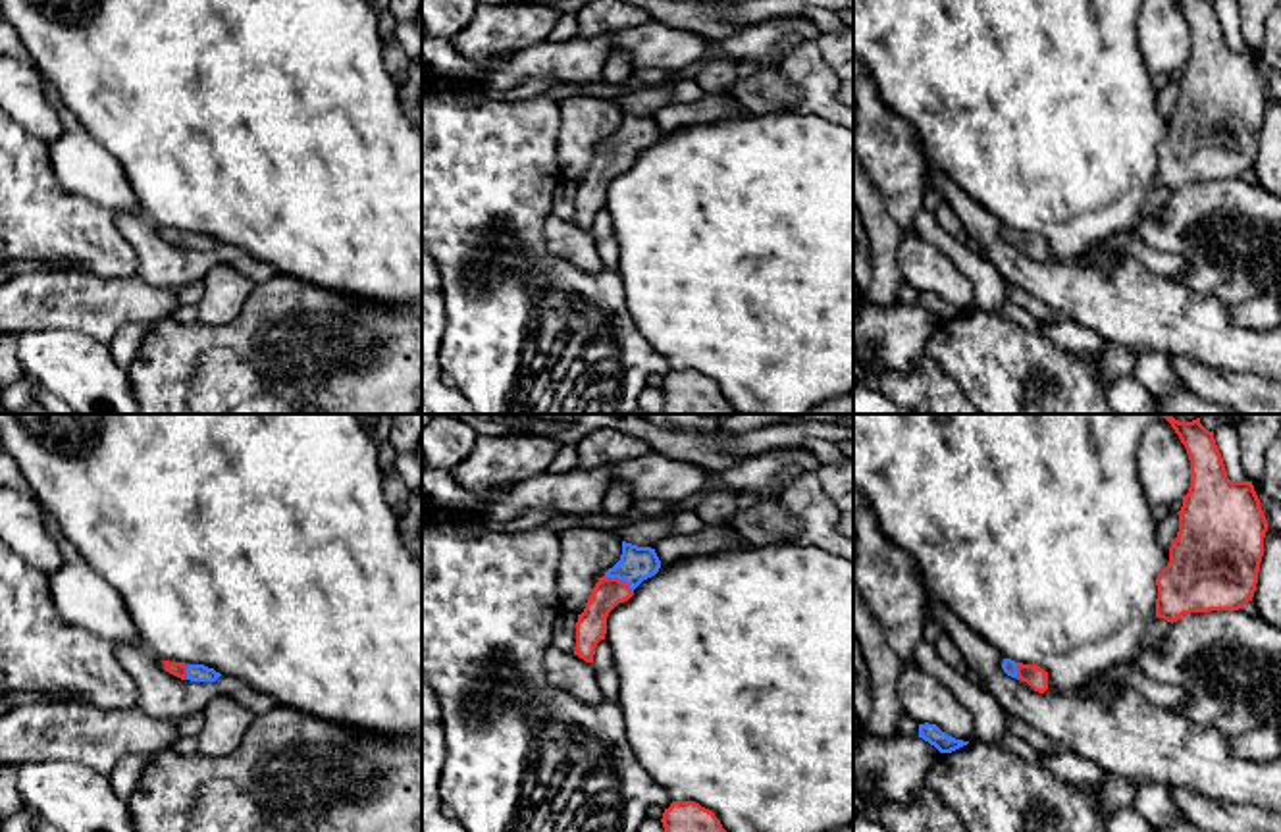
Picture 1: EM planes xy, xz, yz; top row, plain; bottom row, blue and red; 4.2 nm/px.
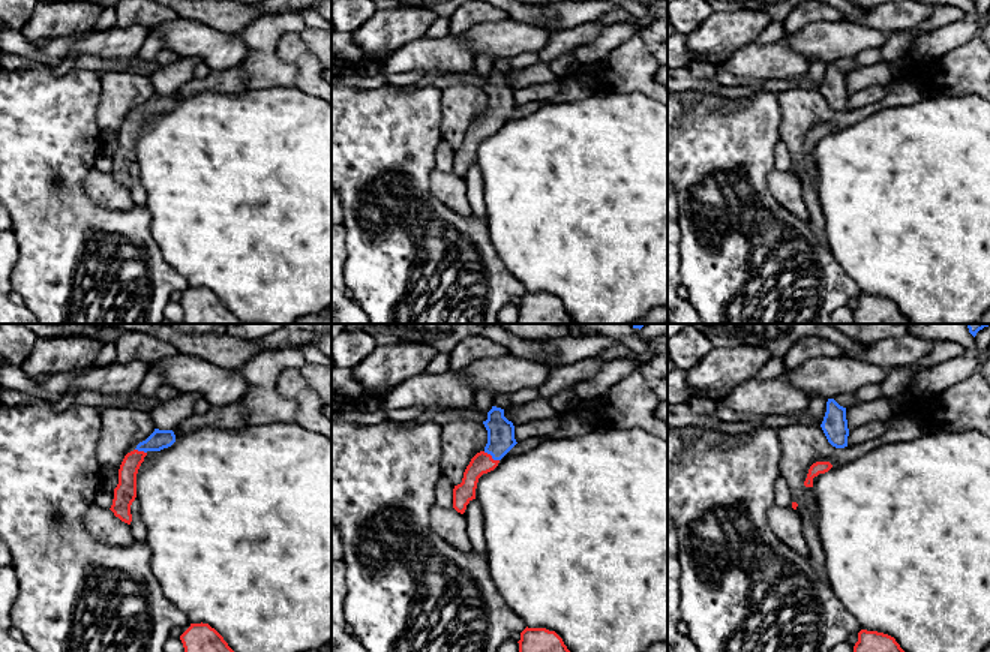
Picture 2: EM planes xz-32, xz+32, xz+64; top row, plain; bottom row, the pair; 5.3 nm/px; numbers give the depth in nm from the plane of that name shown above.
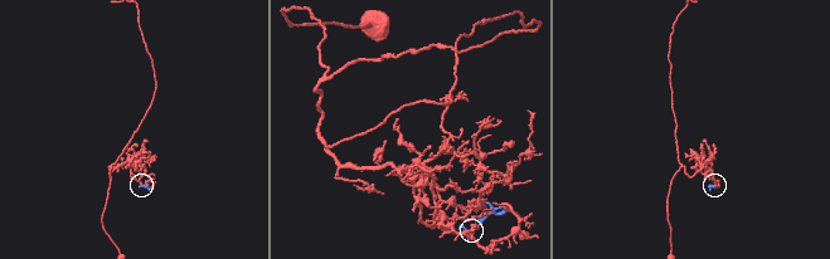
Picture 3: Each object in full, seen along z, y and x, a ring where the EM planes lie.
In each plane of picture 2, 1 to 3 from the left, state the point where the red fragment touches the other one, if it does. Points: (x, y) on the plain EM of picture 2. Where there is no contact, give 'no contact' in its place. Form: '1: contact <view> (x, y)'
1: contact xz-32 (141, 114)
2: contact xz+32 (491, 119)
3: no contact

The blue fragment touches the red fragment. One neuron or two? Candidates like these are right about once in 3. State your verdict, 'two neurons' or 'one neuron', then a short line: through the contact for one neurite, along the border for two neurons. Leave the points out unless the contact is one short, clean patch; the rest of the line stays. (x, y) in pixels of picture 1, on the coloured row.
one neuron; line xz (636, 563), (619, 578), (600, 603), (592, 624)

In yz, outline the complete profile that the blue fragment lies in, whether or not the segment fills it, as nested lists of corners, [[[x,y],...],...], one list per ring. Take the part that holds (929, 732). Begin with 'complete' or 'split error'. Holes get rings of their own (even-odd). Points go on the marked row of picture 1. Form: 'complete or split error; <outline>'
complete; [[[928,722],[919,724],[919,738],[934,745],[940,753],[952,753],[969,743],[948,736],[936,724],[928,724]]]

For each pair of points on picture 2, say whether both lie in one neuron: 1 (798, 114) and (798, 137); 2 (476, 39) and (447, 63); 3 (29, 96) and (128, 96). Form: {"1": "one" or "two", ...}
{"1": "one", "2": "two", "3": "two"}

